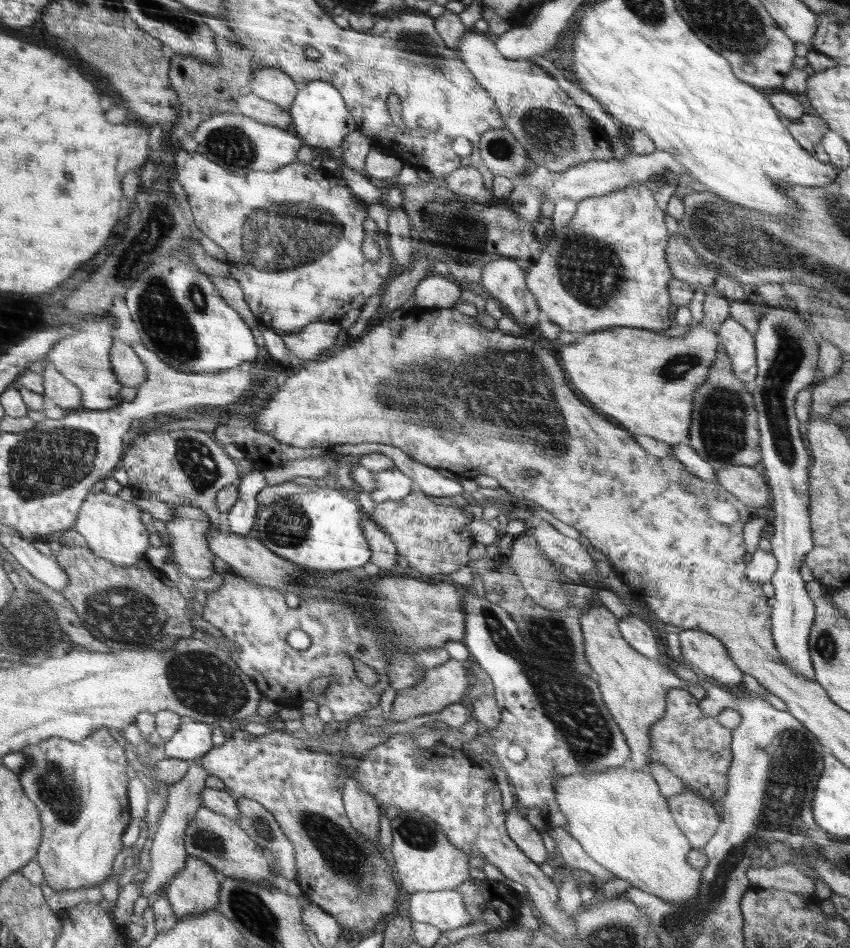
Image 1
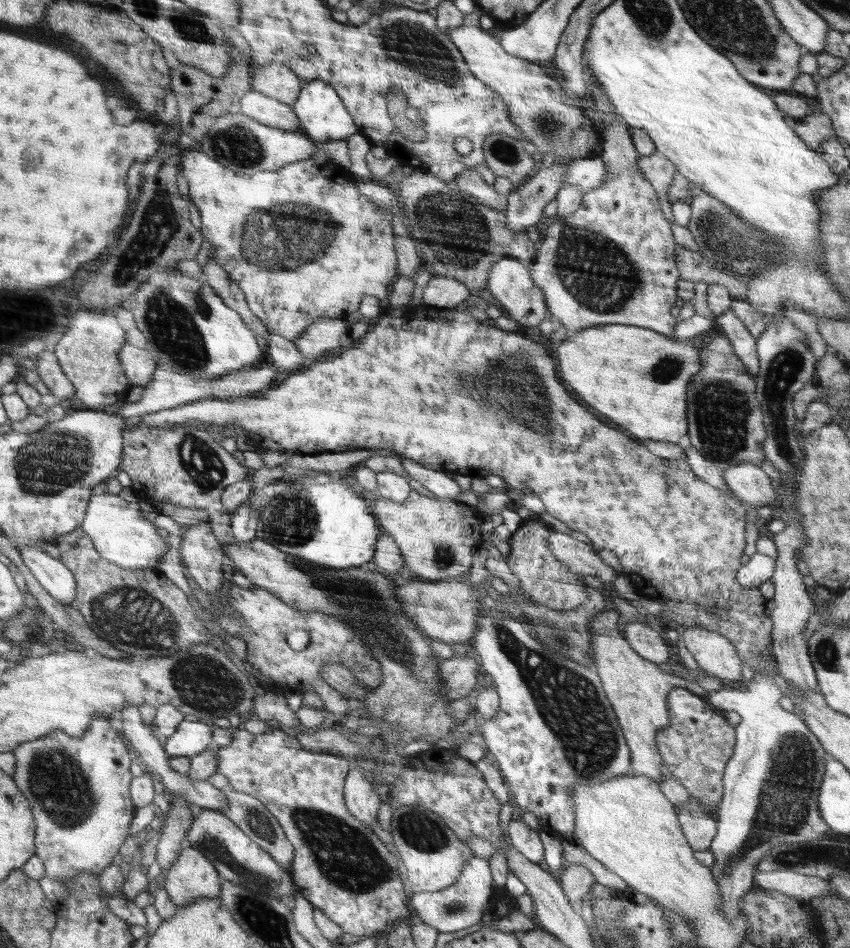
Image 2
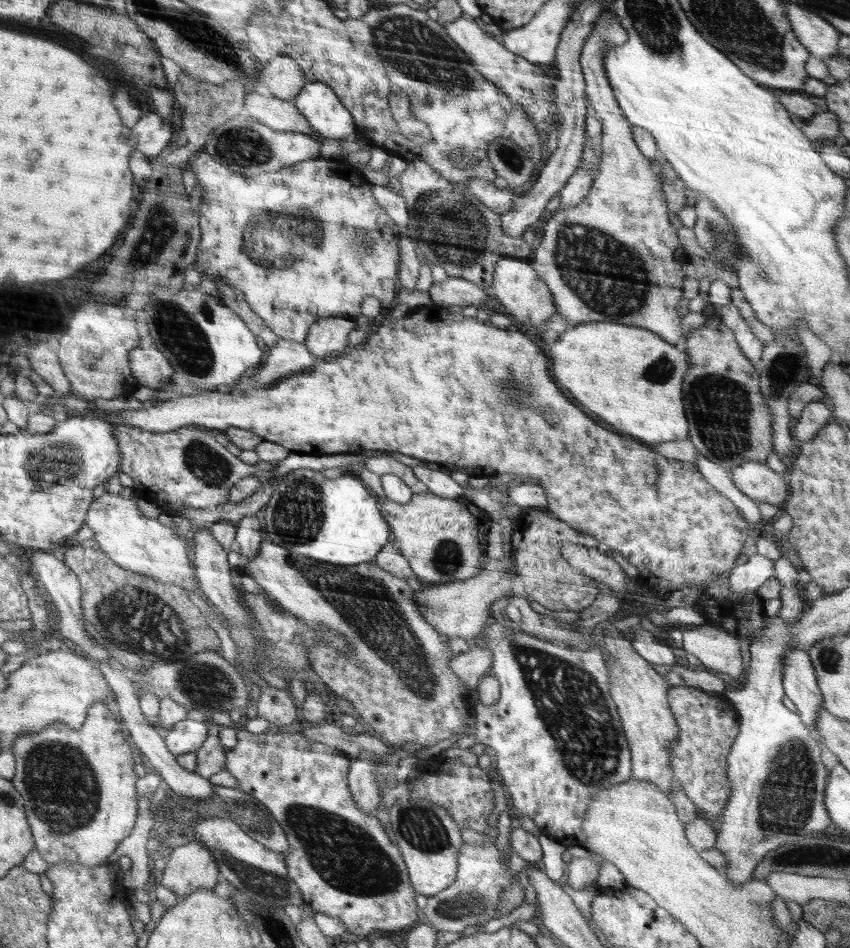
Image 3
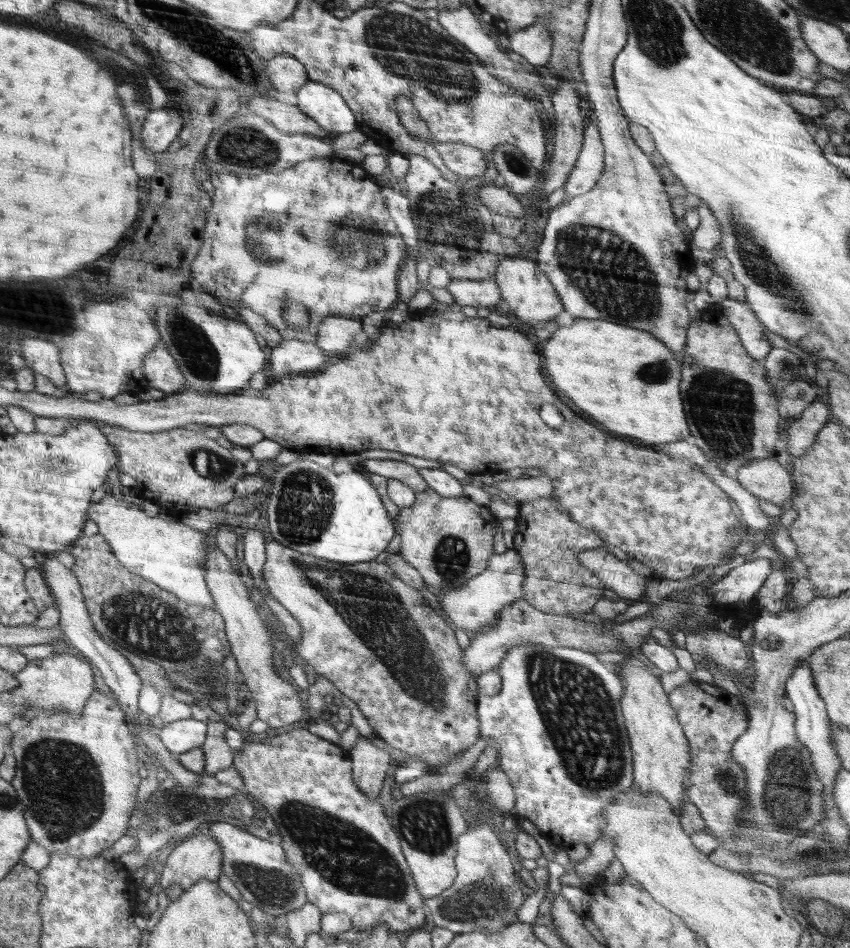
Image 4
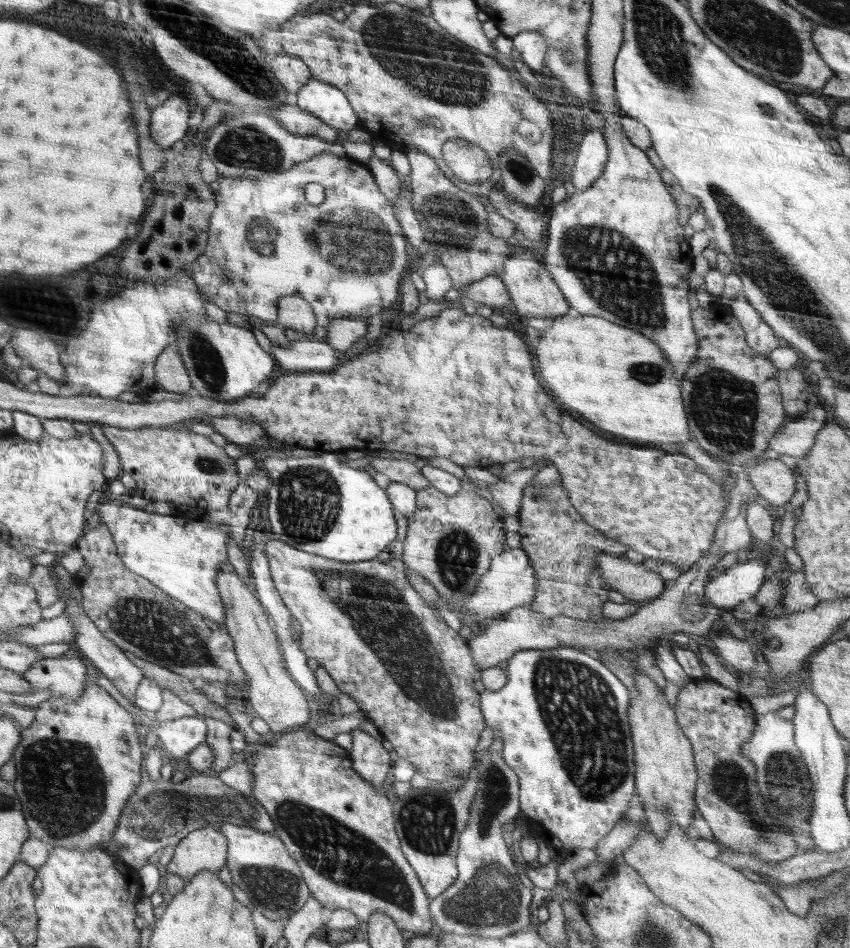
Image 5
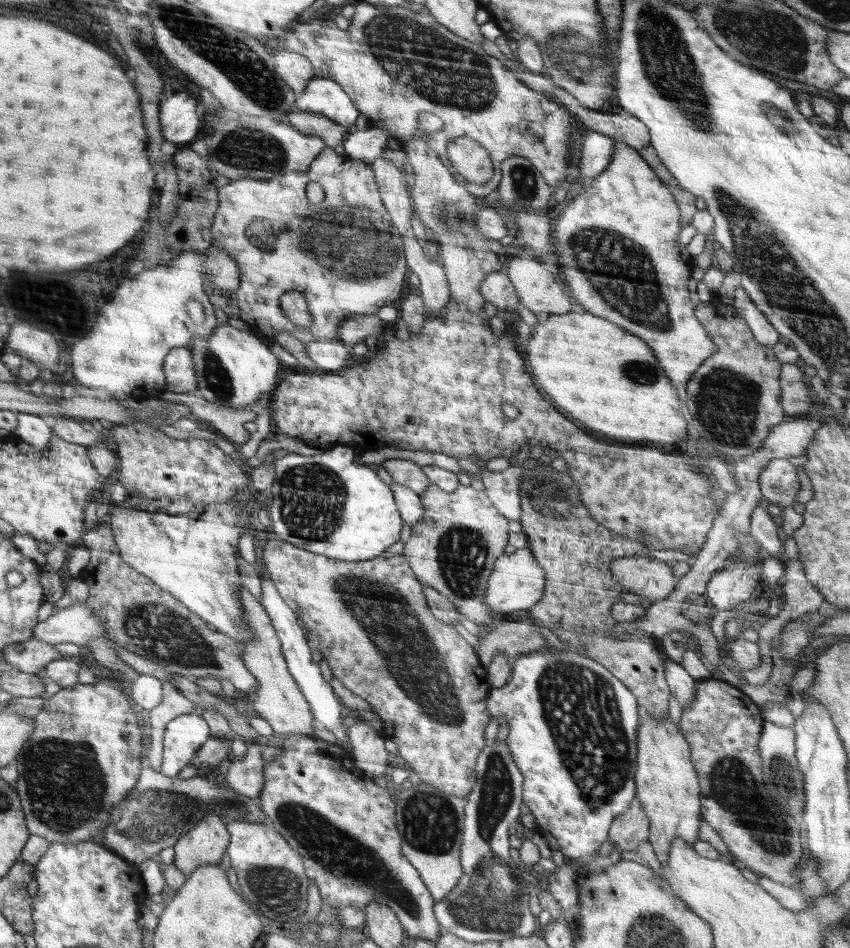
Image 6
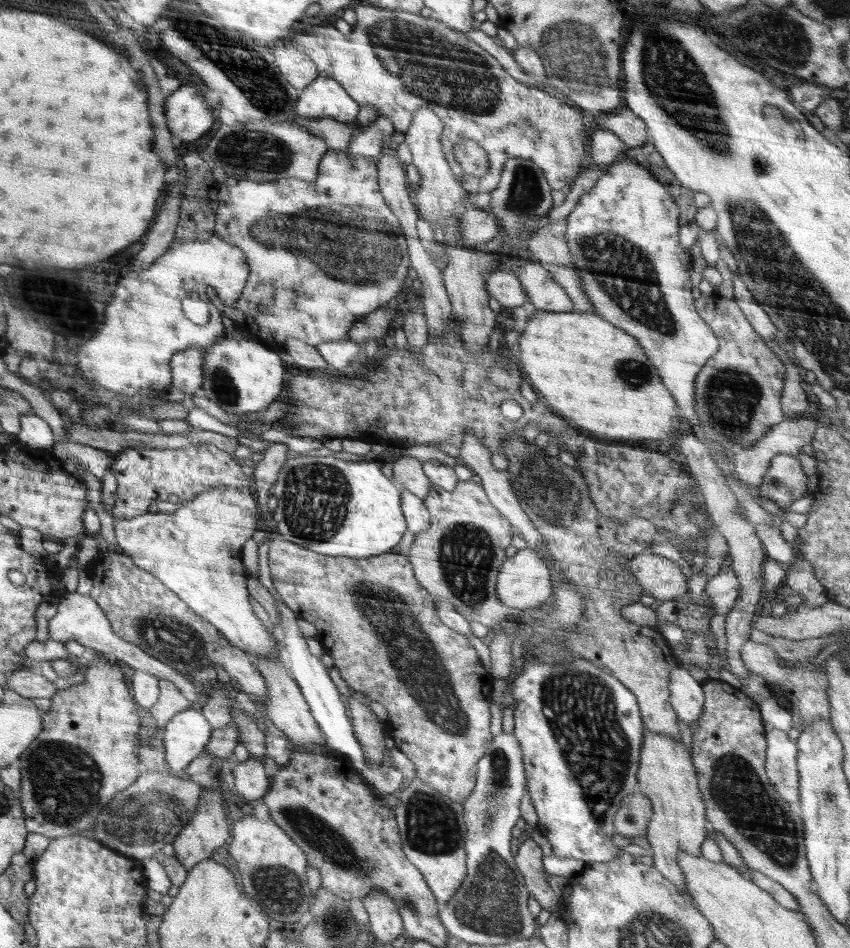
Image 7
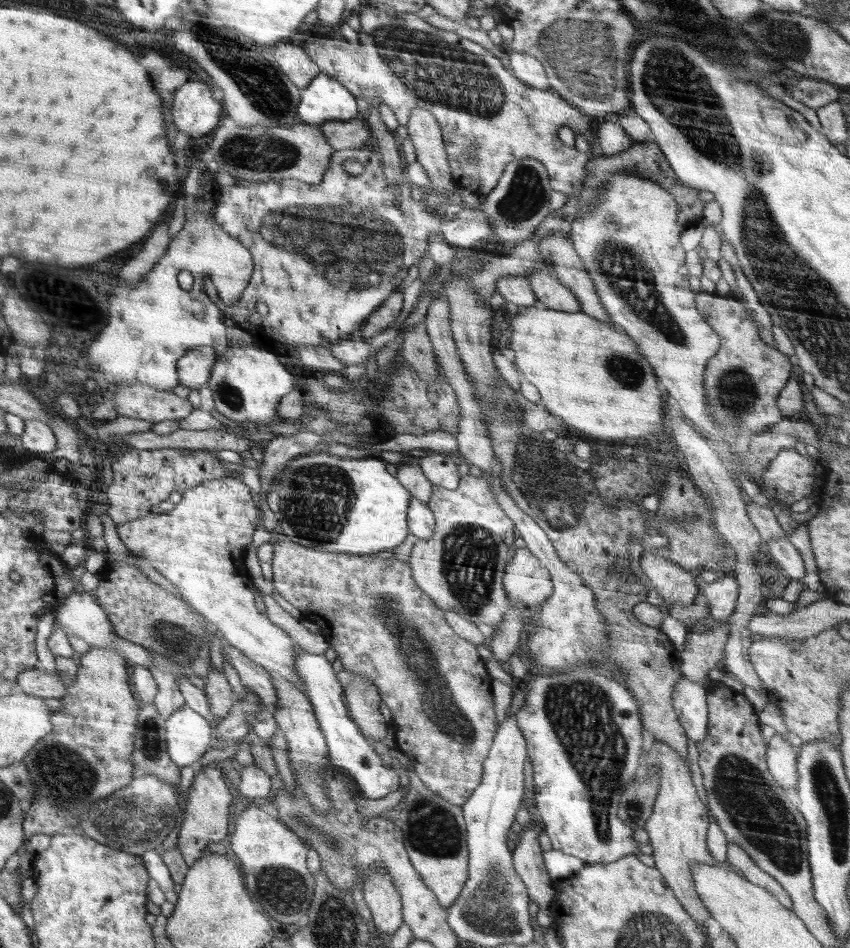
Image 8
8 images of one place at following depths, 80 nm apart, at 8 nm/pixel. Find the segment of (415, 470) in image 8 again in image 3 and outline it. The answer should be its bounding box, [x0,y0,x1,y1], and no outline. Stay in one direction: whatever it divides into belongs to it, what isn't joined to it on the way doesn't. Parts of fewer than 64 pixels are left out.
[359,455,429,494]

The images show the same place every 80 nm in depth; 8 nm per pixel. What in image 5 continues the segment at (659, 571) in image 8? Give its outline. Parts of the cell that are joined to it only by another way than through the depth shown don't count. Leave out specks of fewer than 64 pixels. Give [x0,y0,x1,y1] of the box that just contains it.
[596,553,666,602]

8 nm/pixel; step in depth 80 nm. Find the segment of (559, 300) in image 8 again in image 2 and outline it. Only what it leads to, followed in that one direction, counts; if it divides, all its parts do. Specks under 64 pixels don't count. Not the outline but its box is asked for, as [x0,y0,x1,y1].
[486,257,548,326]

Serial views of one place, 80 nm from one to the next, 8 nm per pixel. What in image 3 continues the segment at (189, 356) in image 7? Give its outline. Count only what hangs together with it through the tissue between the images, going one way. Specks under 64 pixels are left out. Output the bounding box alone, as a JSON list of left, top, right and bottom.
[129,347,174,389]

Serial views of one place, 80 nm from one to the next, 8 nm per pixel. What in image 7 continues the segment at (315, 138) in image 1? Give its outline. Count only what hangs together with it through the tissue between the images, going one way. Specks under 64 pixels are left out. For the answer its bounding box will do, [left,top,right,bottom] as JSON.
[295,76,358,124]

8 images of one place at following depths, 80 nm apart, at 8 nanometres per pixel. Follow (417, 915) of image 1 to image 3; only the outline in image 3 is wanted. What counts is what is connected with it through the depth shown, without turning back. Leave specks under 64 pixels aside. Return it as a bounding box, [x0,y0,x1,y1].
[415,842,511,932]

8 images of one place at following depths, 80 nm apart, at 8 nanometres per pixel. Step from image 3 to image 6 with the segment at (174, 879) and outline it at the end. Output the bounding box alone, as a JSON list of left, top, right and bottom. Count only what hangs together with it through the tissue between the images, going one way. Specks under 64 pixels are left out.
[173,814,229,876]

